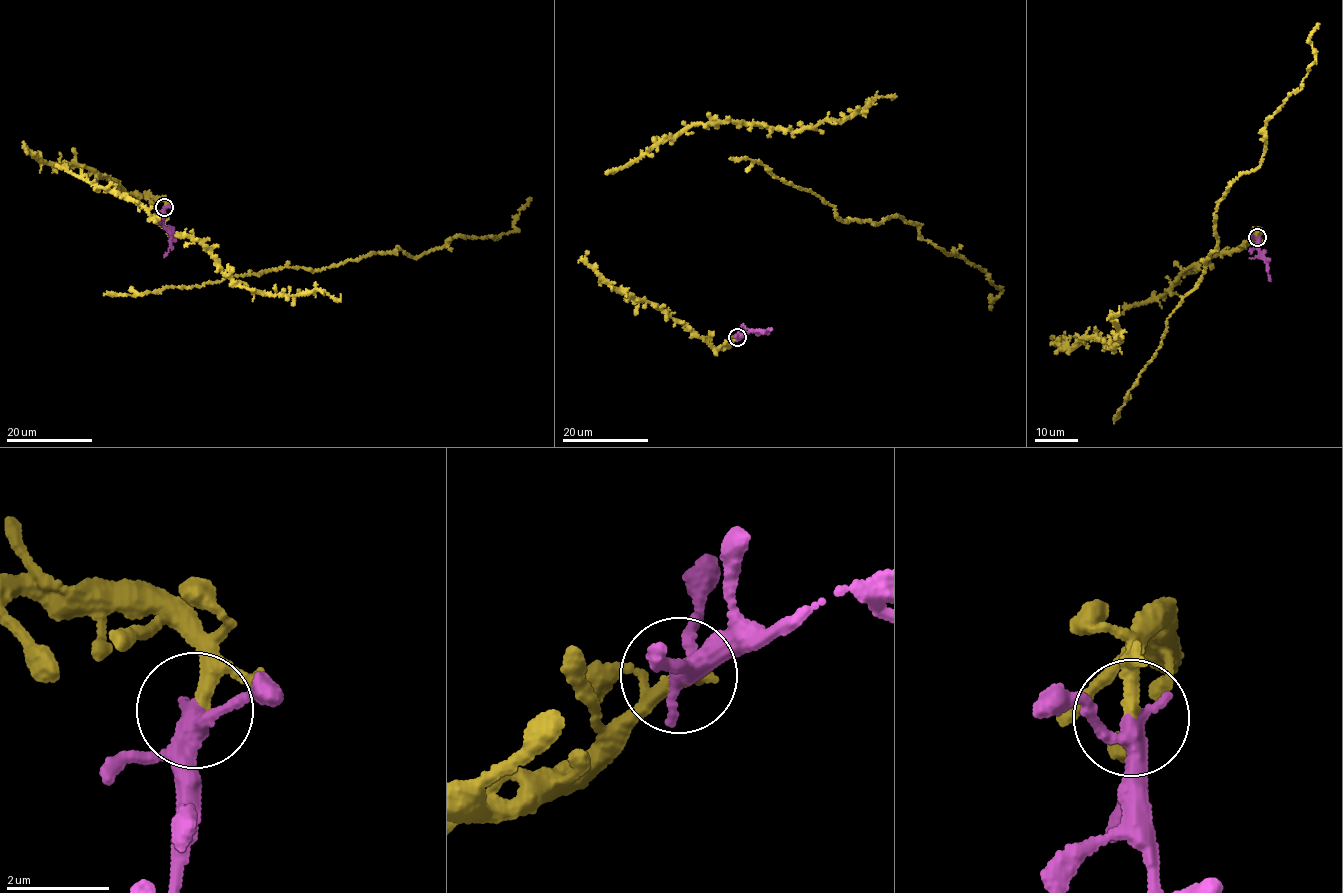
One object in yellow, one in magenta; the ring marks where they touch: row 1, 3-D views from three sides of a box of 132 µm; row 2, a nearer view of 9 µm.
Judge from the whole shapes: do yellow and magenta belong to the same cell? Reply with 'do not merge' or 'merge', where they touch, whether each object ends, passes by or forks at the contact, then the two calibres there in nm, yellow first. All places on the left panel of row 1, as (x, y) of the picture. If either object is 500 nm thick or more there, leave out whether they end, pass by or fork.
merge; at (164, 207); yellow passes by; magenta passes by; 200 nm thick on the yellow side, 320 nm on the other

